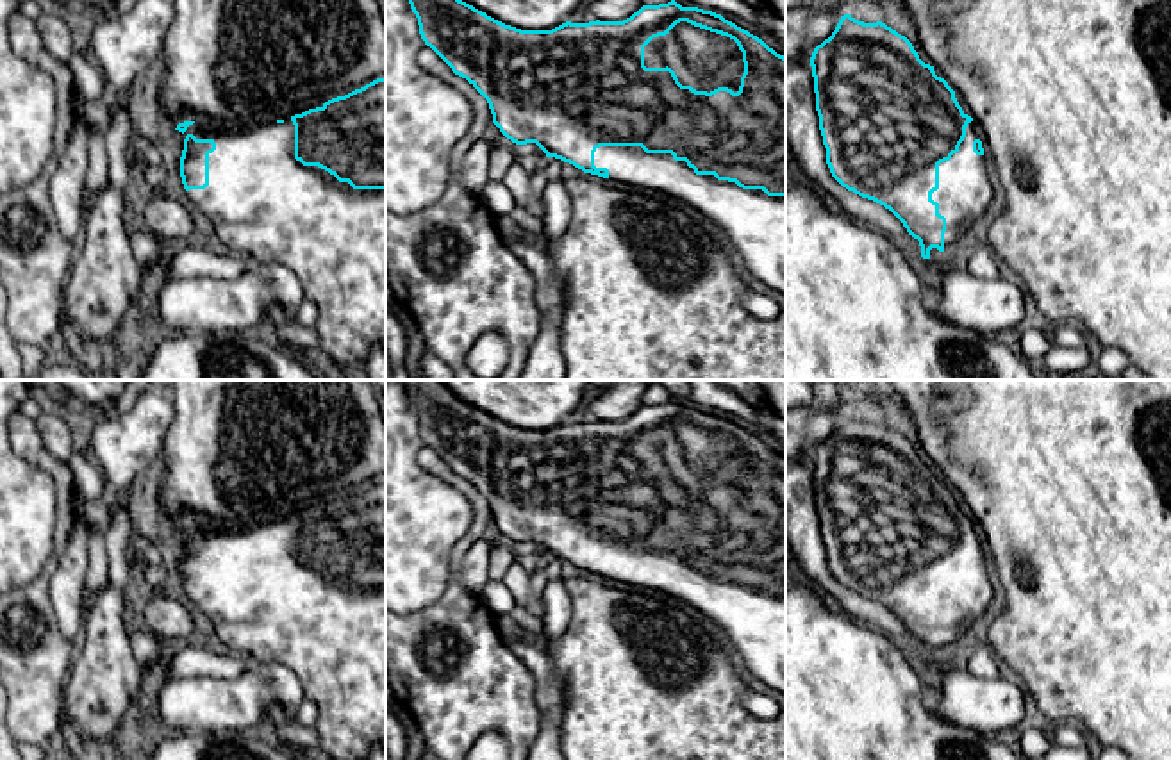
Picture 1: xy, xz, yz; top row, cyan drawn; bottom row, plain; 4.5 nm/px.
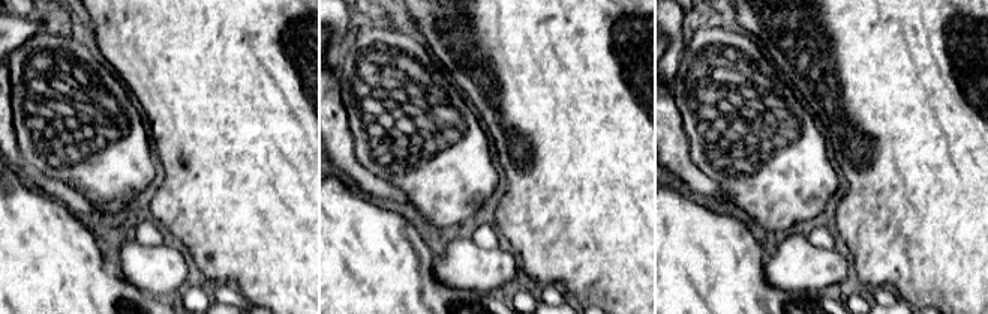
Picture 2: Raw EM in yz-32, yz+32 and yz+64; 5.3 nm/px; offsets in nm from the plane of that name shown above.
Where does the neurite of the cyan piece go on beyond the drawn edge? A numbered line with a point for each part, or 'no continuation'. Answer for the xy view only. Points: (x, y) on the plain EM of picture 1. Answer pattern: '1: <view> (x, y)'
1: xy (266, 605)

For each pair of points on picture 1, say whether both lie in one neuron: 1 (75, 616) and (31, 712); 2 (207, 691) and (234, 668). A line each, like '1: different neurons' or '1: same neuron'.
1: different neurons
2: different neurons

